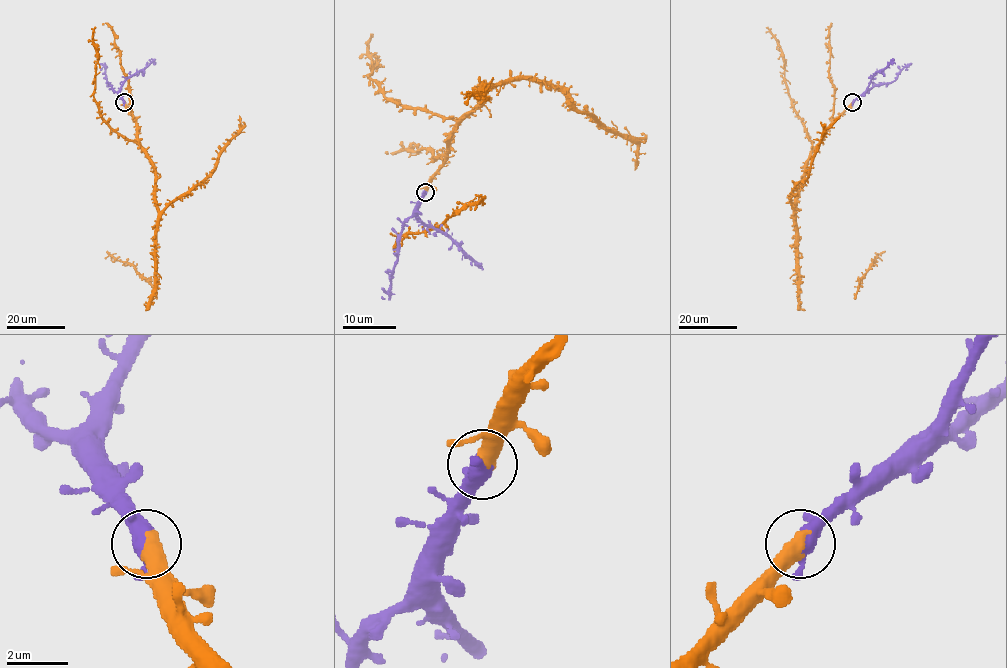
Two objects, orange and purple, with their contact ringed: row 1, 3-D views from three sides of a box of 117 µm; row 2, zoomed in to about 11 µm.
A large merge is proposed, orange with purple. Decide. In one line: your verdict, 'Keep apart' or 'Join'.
Join

